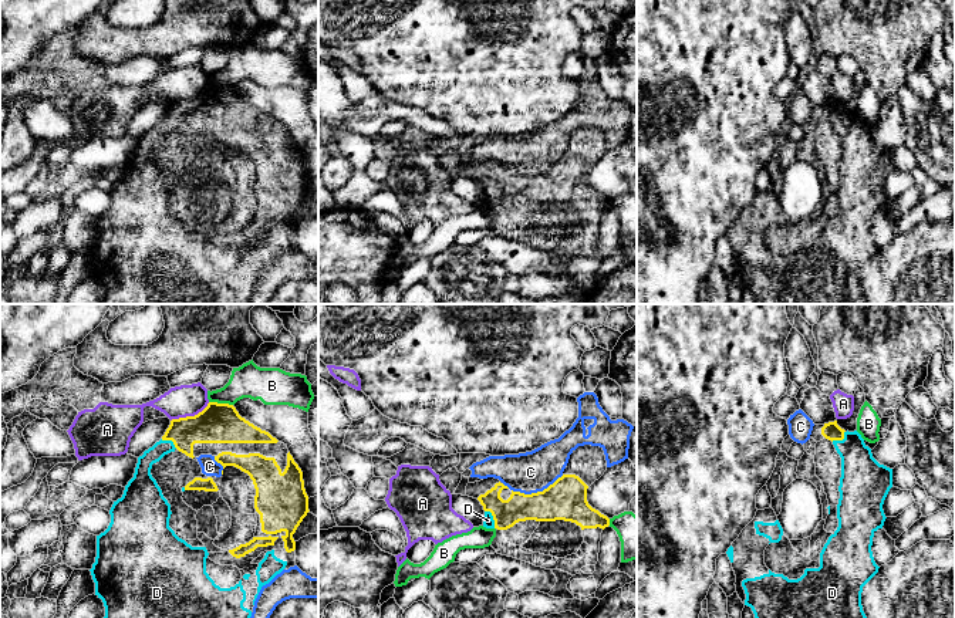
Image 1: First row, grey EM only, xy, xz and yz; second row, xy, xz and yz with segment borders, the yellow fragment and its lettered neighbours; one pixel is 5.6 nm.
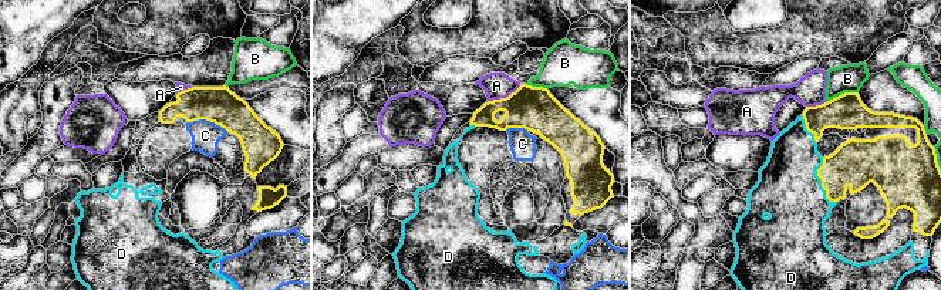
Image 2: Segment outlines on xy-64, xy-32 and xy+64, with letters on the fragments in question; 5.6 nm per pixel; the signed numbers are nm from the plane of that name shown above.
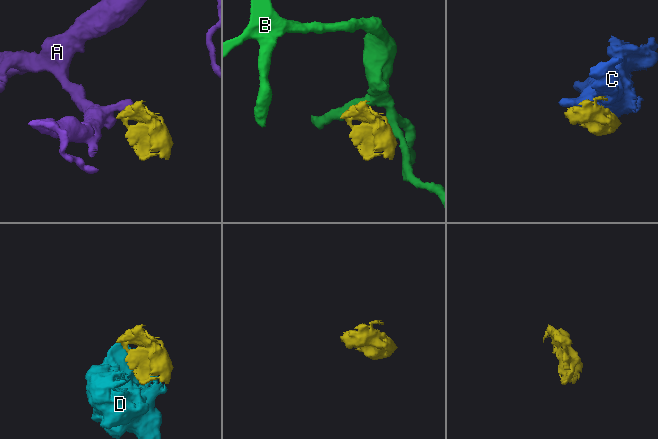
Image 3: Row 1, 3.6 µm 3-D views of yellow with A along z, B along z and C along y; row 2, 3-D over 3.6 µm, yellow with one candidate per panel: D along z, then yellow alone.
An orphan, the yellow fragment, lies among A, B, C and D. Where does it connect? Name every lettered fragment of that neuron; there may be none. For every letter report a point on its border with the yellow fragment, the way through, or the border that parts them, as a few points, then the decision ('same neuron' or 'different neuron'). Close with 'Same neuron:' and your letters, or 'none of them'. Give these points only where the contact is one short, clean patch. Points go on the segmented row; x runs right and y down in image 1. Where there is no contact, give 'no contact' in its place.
A: meets yellow in xy at (189, 416); border along xy (209, 402), (193, 415), (171, 421); different neuron
B: meets yellow in xy at (220, 404); different neuron
C: meets yellow in xz at (537, 492); border along xz (563, 475), (542, 490), (530, 493), (512, 490); different neuron
D: meets yellow in xz at (493, 517); same neuron
Same neuron: D

